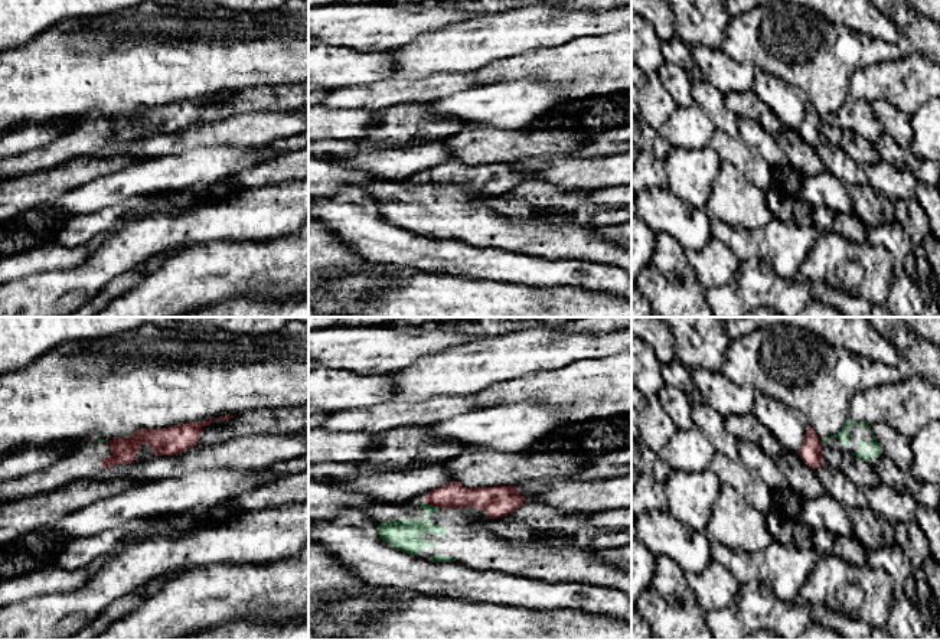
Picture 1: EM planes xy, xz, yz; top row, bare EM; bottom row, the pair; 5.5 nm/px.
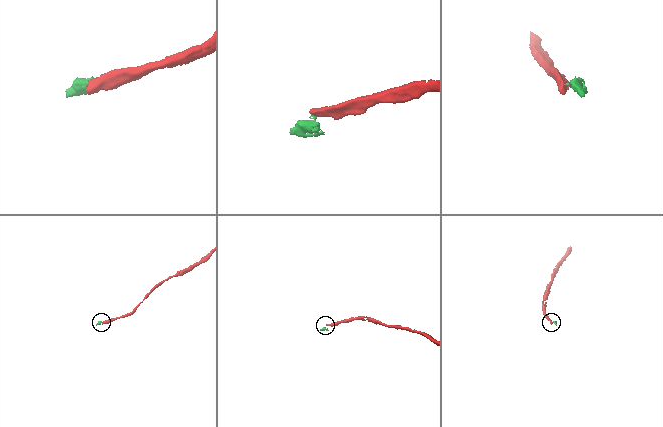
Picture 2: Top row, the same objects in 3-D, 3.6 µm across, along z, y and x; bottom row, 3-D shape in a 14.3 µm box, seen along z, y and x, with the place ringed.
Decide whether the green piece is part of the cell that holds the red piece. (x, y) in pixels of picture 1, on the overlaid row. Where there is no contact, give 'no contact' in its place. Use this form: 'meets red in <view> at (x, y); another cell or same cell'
meets red in xz at (431, 505); another cell

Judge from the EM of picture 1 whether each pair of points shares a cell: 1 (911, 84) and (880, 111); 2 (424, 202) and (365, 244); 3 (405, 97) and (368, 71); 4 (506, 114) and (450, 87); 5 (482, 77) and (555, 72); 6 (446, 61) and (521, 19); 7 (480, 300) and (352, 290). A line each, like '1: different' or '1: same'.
1: different
2: different
3: different
4: different
5: same
6: same
7: same

